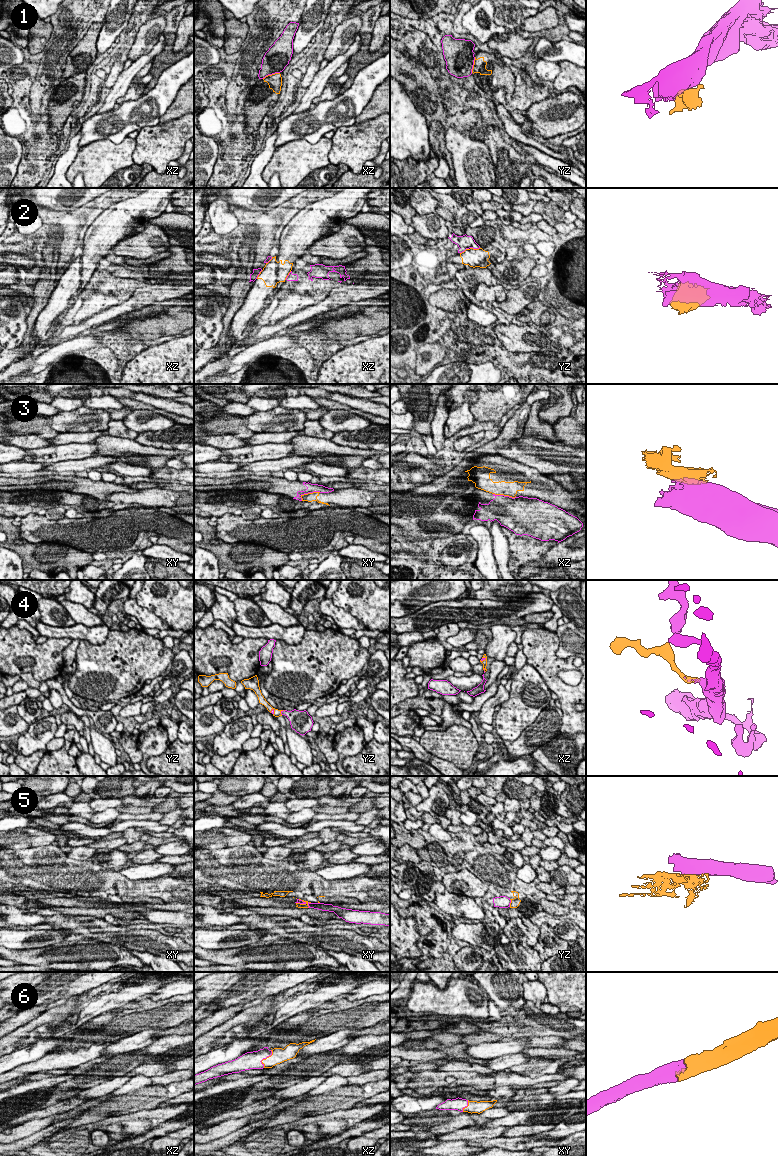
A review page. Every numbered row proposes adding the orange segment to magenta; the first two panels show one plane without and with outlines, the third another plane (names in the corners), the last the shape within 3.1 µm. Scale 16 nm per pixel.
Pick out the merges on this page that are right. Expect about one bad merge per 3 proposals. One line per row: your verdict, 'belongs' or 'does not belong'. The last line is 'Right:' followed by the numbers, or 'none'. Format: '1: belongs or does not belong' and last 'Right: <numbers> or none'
1: belongs
2: does not belong
3: does not belong
4: belongs
5: does not belong
6: belongs
Right: 1, 4, 6

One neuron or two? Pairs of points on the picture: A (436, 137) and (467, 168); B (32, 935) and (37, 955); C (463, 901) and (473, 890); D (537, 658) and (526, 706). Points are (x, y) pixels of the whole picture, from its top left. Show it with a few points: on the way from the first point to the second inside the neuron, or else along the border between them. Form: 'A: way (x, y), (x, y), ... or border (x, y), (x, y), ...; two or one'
A: border (444, 132), (445, 147), (450, 153), (451, 158); two
B: border (37, 947), (12, 950); two
C: border (446, 890), (452, 893), (465, 894), (473, 899); two
D: border (527, 663), (538, 672), (548, 687); two

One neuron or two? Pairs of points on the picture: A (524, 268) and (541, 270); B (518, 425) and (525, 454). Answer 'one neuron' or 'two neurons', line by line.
A: two neurons
B: two neurons

